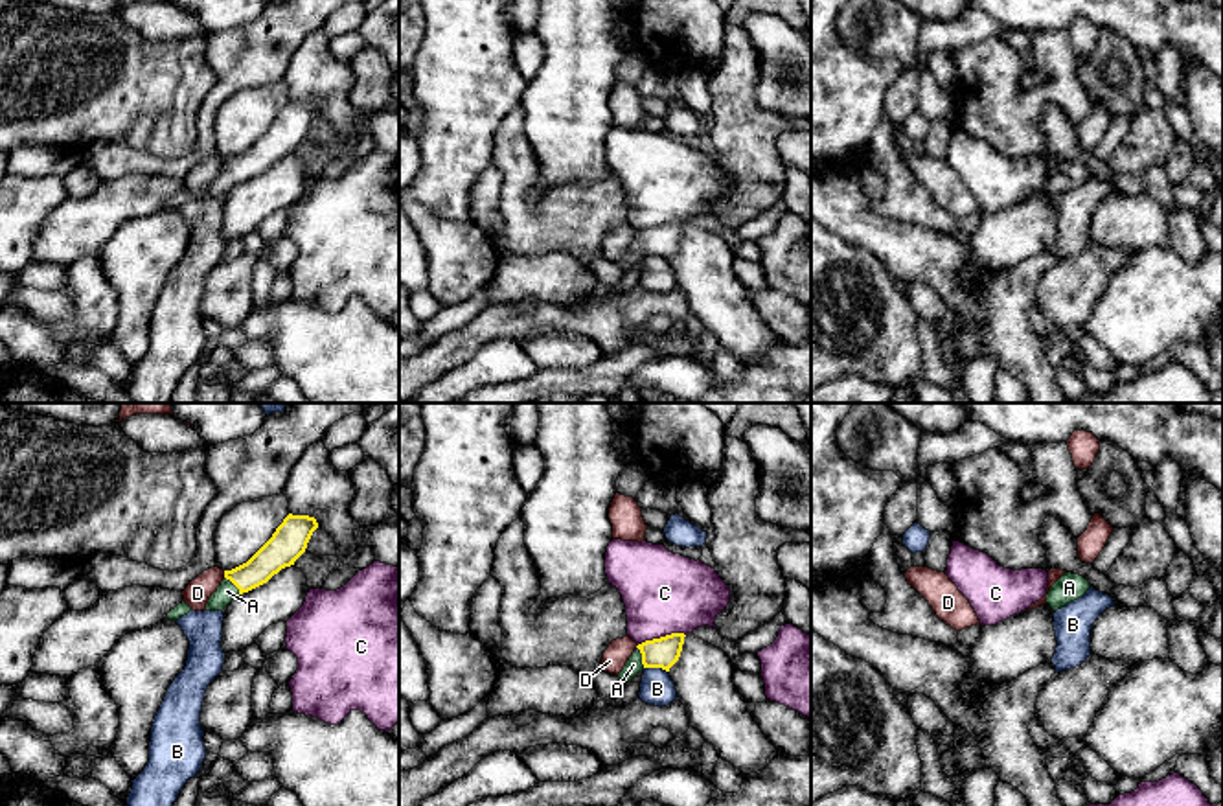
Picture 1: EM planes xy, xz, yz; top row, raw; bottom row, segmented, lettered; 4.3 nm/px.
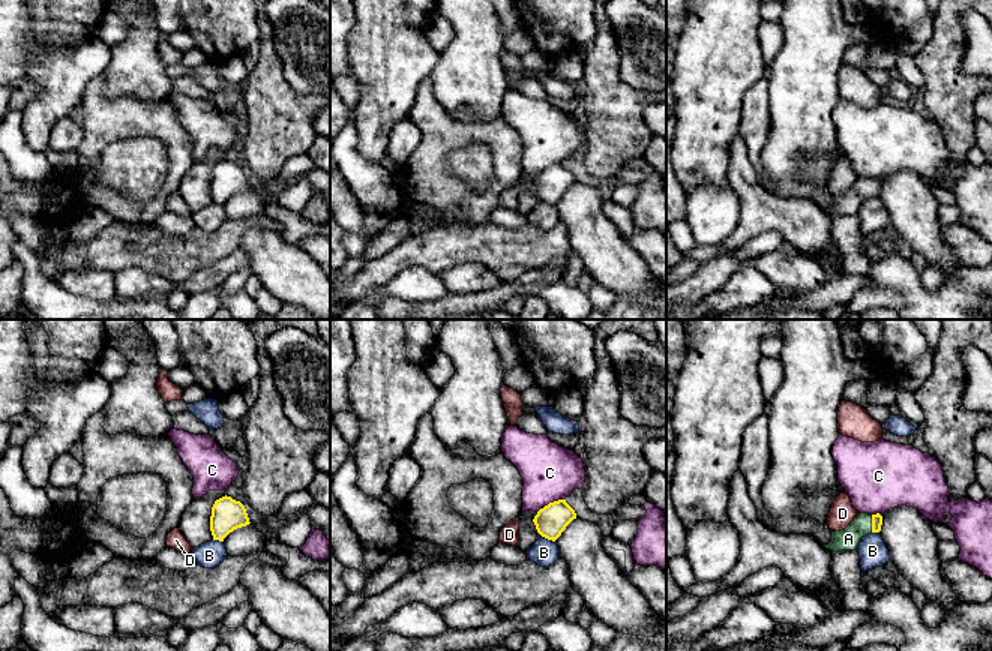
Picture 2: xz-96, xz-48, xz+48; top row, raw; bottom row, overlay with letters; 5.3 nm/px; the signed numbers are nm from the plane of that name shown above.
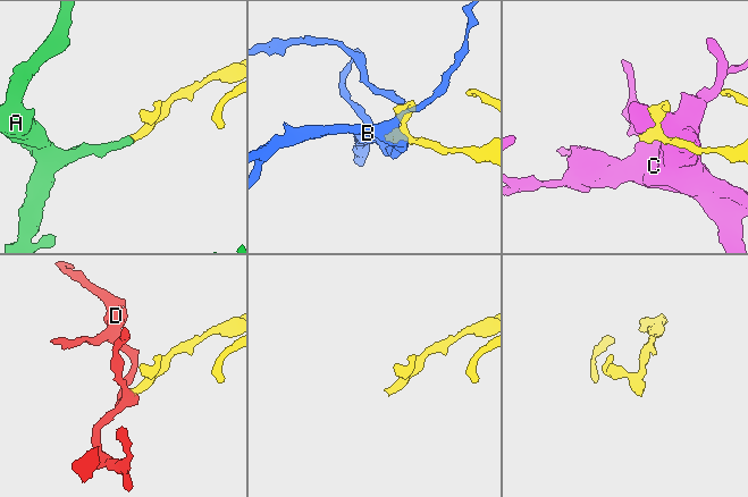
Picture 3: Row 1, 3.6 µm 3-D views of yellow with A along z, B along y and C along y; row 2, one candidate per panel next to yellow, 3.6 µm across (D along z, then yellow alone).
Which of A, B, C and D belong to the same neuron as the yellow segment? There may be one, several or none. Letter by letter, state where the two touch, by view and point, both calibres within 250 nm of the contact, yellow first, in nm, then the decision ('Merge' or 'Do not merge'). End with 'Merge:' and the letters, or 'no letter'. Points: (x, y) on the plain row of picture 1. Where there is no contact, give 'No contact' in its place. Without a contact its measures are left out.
A: Touches yellow at xz (642, 245). Thickness 140 nm (yellow) against 70 nm. Merge
B: Touches yellow at xz (655, 254). Thickness 140 nm (yellow) against 150 nm. Do not merge
C: Touches yellow at xz (661, 225). Thickness 140 nm (yellow) against 360 nm. Do not merge
D: Touches yellow at xy (225, 162). Thickness 140 nm (yellow) against 120 nm. Do not merge
Merge: A

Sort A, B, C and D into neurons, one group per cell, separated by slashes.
A / B / C / D

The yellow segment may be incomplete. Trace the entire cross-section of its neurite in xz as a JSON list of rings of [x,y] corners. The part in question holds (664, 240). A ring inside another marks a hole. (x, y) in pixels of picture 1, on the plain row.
[[[671,221],[638,232],[618,265],[629,271],[644,256],[662,256],[669,259],[680,245],[684,225],[684,221]]]

